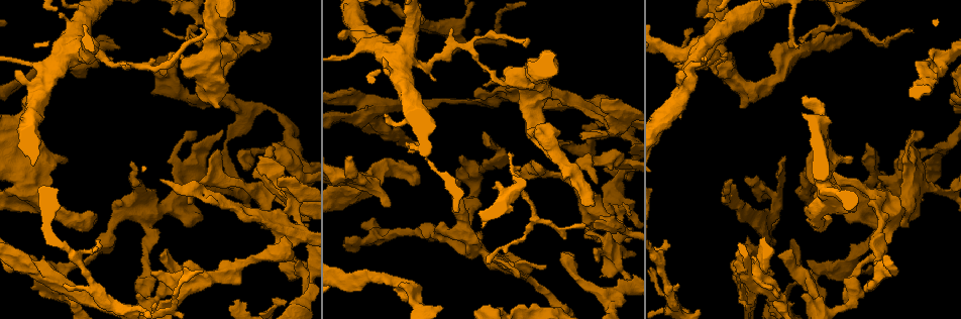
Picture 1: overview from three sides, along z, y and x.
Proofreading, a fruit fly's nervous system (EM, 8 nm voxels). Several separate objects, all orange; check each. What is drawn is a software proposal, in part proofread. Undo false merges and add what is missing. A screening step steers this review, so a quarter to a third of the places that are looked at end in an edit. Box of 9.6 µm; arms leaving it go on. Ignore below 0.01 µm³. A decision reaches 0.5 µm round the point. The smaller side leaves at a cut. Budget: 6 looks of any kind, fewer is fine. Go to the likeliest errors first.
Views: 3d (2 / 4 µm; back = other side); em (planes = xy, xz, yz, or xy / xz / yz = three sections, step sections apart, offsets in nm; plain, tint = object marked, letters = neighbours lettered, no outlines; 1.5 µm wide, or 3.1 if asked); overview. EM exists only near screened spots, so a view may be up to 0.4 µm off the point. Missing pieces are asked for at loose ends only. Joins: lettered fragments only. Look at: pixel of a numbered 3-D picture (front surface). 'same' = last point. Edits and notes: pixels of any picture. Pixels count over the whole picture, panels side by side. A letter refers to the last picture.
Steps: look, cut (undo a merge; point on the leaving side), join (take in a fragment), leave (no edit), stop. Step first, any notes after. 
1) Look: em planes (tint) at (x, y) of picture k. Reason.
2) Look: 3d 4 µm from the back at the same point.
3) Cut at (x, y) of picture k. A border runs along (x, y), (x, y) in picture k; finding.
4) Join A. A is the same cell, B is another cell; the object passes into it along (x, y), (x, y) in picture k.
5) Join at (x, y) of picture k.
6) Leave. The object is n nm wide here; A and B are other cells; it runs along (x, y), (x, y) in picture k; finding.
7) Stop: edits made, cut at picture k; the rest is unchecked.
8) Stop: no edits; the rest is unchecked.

Look: em xy step 4 (tint) at (665, 239) of picture 1. An open end.

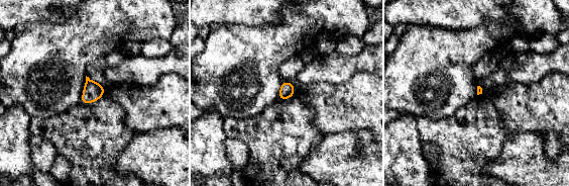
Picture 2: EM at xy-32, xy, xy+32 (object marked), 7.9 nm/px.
Look: em planes (letters) at the same point.

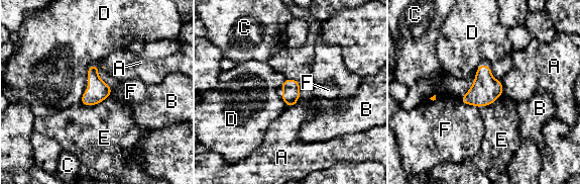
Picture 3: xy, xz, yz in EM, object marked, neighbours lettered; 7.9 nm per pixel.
Leave. A, B, C, D, E and F are other cells; a border runs along (478, 65), (474, 78) in picture 3; no lettered fragment goes on from it.

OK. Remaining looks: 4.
Look: em xz step 8 (letters) at (353, 156) of picture 1. Branch stops here.

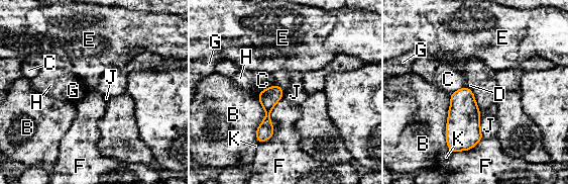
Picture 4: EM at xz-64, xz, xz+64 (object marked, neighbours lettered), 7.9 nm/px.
Leave. The object is 150 nm wide here; B, C, D, E, F, G, H, J and K are other cells; it runs along (275, 87), (259, 140) in picture 4; no lettered fragment goes on from it.

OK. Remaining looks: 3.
Look: 3d 4 µm at (602, 276) of picture 1. An open end.

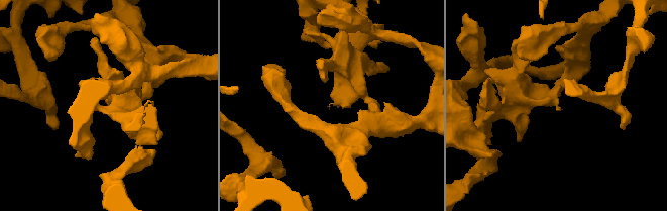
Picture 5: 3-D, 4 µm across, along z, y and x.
Look: em planes (letters) at (560, 107) of picture 5. Need the tissue.

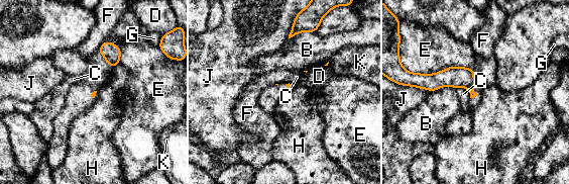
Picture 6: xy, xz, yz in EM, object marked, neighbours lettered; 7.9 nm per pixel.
Leave. B, C, D, E, F, G, H, J and K are other cells; it runs along (419, 81), (462, 80), (472, 94) in picture 6; no lettered fragment goes on from it.

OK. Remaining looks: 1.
Stop: no edits; the rest is unchecked.

